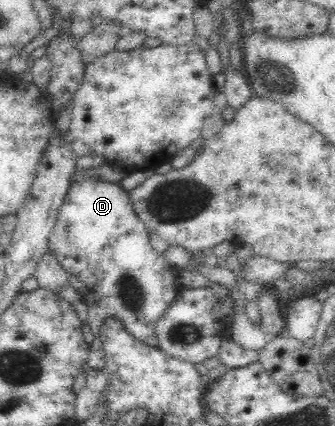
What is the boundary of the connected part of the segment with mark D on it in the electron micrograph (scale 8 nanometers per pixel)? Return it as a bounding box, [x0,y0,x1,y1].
[48,178,181,371]

